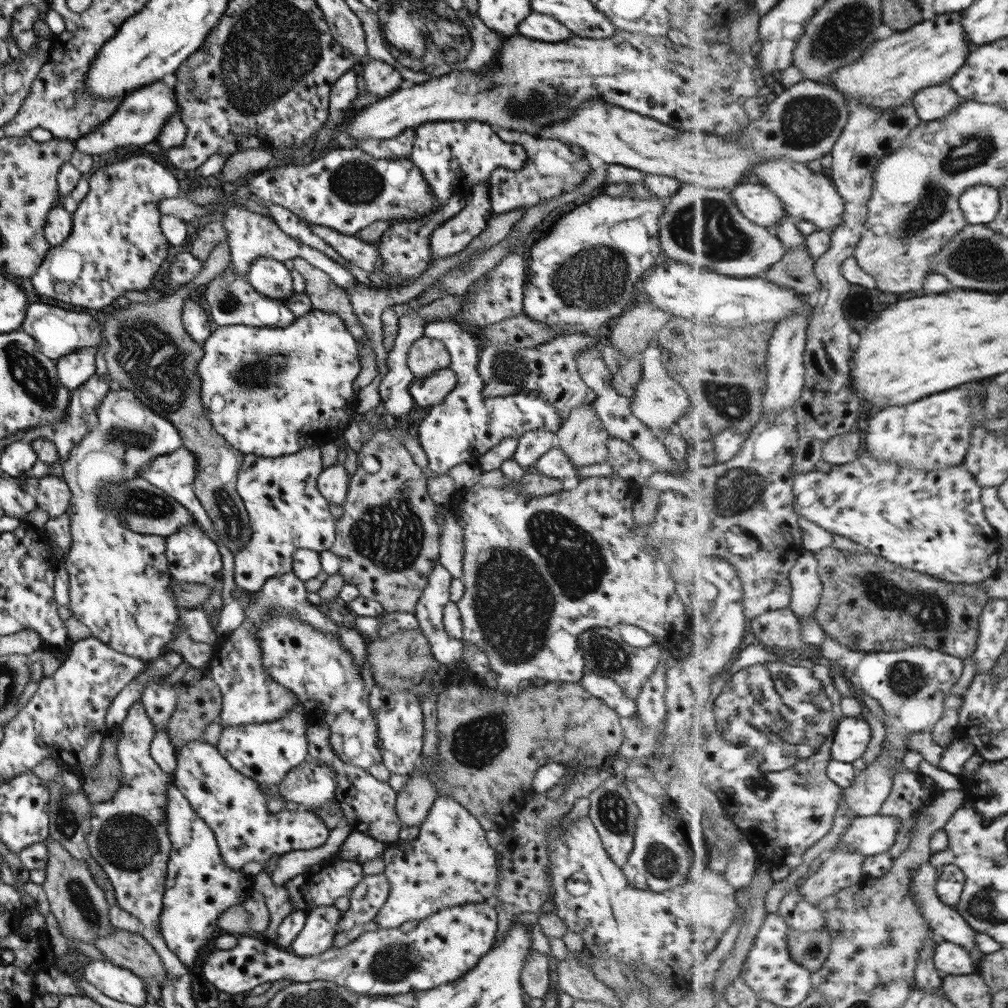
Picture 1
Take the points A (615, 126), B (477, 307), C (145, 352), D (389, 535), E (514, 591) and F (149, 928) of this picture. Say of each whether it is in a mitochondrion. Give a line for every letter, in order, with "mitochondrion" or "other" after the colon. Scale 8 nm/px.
A: other
B: other
C: mitochondrion
D: mitochondrion
E: mitochondrion
F: other

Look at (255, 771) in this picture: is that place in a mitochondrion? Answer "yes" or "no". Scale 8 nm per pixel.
no

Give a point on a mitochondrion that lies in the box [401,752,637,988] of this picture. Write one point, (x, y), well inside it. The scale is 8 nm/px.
(613, 810)

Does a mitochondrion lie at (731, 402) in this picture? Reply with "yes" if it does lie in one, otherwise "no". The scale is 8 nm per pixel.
yes

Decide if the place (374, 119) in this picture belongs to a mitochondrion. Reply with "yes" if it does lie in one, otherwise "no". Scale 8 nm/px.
no

